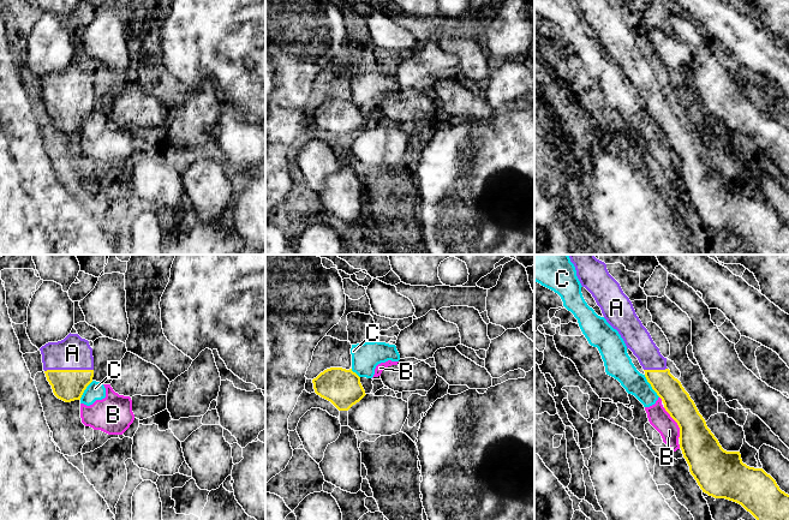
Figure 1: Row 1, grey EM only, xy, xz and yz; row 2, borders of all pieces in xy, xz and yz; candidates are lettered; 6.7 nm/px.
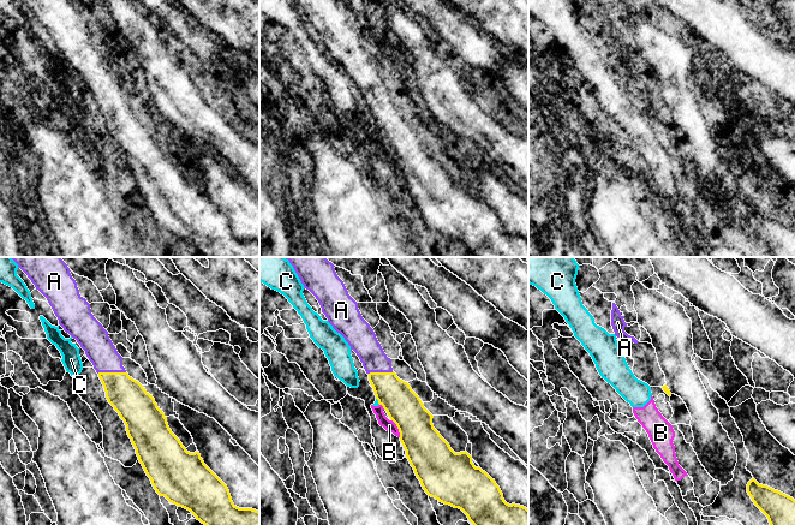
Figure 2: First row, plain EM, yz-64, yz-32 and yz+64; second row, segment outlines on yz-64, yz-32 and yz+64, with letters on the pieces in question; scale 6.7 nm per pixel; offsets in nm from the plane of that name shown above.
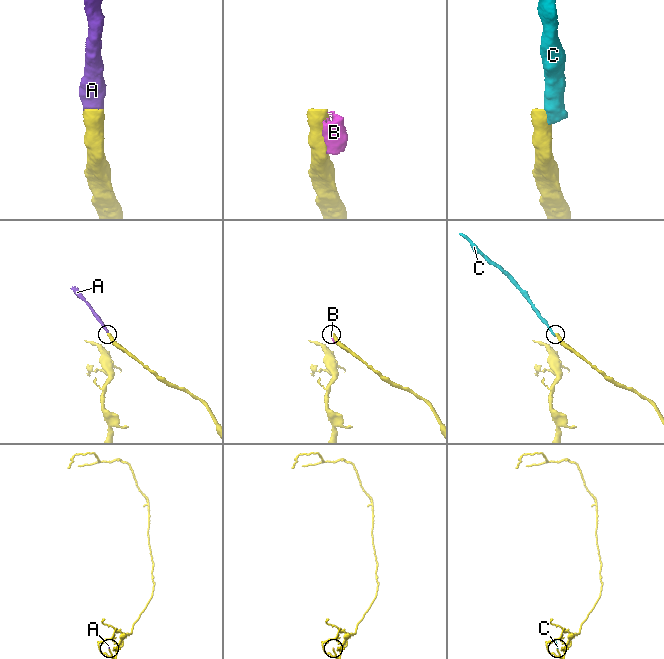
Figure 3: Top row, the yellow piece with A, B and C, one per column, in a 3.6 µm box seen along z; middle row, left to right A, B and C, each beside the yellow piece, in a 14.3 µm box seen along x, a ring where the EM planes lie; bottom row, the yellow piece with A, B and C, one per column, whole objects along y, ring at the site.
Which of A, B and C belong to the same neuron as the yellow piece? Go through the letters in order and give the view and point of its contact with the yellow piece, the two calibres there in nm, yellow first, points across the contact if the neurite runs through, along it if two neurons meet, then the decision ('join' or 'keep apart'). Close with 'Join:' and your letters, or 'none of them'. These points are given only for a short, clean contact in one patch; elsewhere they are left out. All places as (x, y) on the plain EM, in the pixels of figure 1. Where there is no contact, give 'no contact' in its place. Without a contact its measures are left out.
A: xy (69, 101) | 200/220 nm | join
B: yz (676, 153) | 240/140 nm | along yz (663, 138), (676, 154), (679, 168) | keep apart
C: yz (651, 117) | 190/170 nm | along yz (644, 106), (651, 119), (659, 127) | keep apart
Join: A

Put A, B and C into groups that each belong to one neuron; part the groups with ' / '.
A / B C

